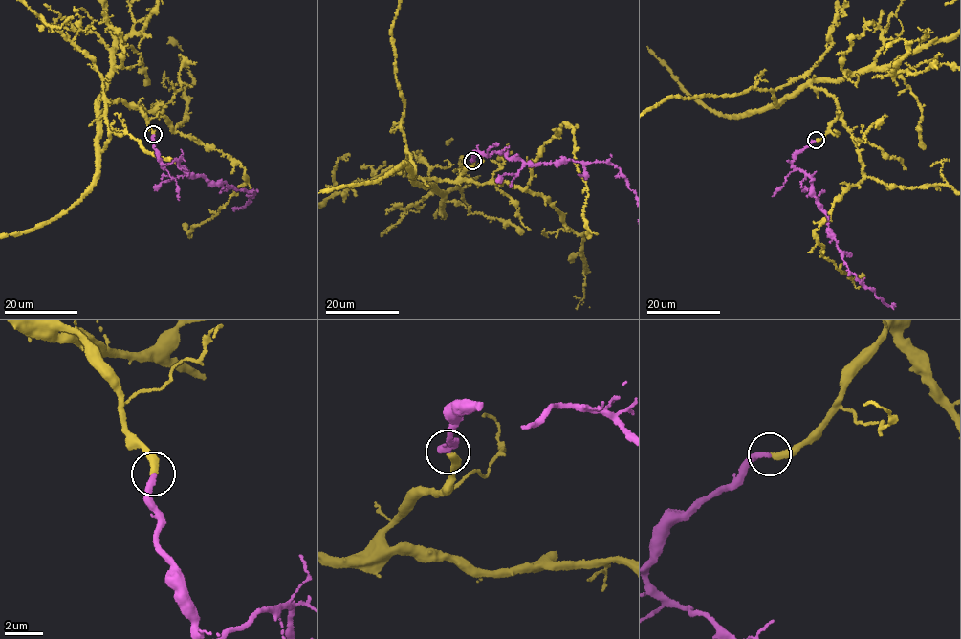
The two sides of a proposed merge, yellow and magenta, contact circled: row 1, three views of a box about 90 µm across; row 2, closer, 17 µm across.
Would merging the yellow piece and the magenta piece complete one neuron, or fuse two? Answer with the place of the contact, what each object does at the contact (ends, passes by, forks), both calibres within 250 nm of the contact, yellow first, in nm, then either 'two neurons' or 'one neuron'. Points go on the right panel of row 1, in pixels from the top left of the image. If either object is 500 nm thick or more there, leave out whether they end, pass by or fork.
(816, 140) | yellow ends | magenta ends | 360/280 nm | one neuron

